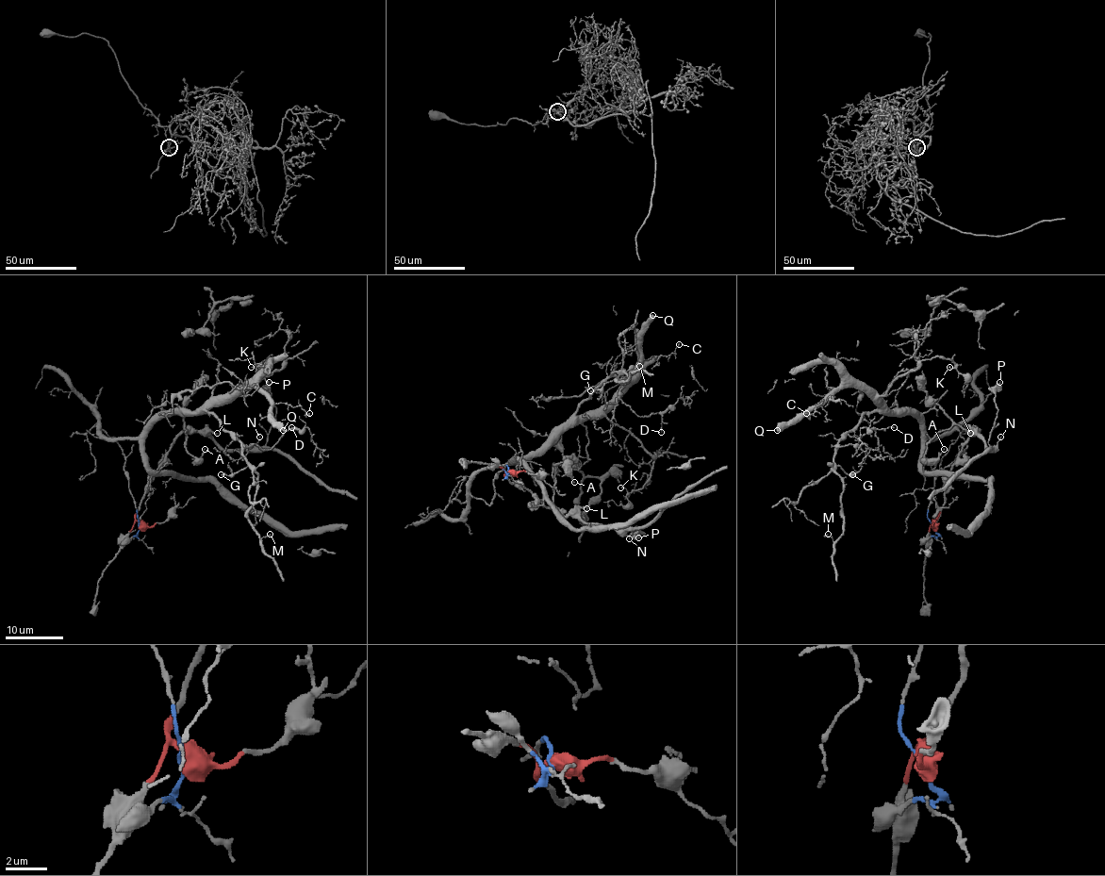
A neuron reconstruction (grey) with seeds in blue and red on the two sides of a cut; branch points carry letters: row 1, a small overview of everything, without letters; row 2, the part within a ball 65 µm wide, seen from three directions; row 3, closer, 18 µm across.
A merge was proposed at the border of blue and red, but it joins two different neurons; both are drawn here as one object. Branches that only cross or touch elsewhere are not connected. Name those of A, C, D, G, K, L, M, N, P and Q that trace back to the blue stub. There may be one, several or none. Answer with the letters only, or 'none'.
C, D, G, K, M, Q

